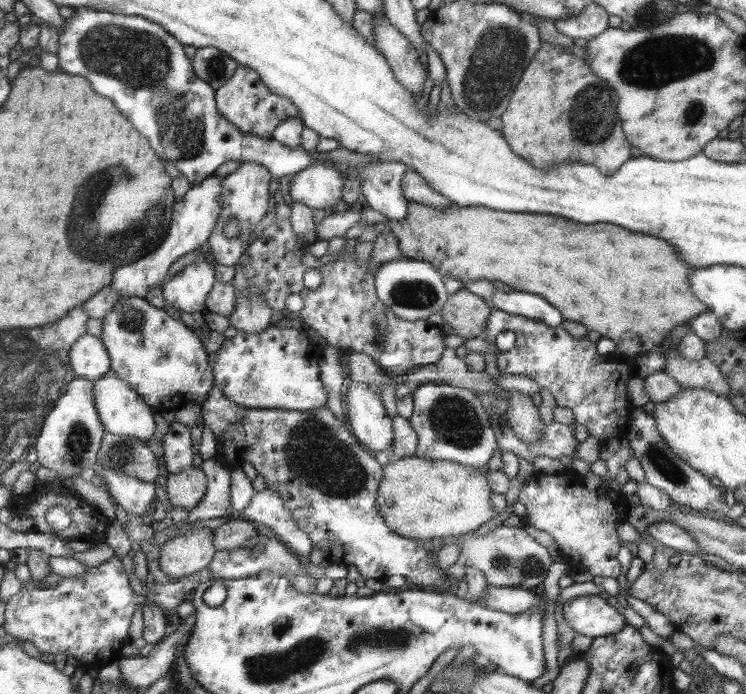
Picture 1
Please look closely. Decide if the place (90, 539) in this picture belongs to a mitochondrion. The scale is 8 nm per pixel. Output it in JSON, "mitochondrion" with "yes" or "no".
{"mitochondrion":"no"}

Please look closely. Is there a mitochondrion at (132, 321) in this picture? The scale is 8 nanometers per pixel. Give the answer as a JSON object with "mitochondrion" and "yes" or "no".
{"mitochondrion":"yes"}

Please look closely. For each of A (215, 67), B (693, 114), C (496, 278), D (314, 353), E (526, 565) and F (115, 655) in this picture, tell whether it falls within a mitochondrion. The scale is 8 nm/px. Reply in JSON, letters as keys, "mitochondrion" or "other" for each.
{"A":"mitochondrion","B":"mitochondrion","C":"other","D":"other","E":"mitochondrion","F":"other"}

